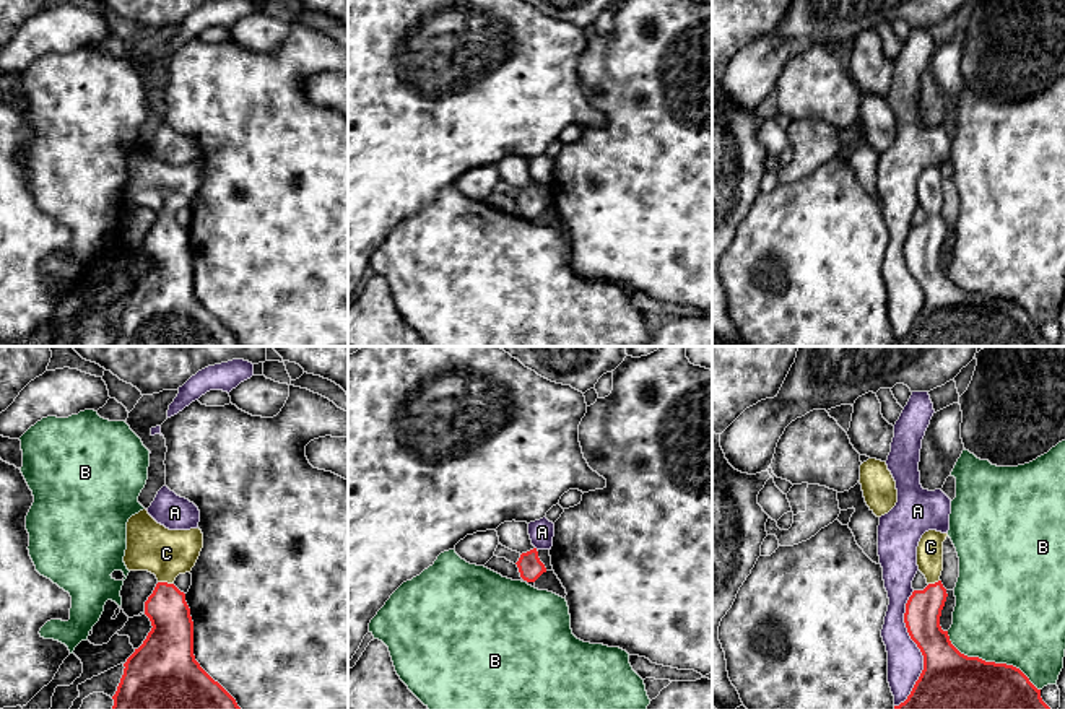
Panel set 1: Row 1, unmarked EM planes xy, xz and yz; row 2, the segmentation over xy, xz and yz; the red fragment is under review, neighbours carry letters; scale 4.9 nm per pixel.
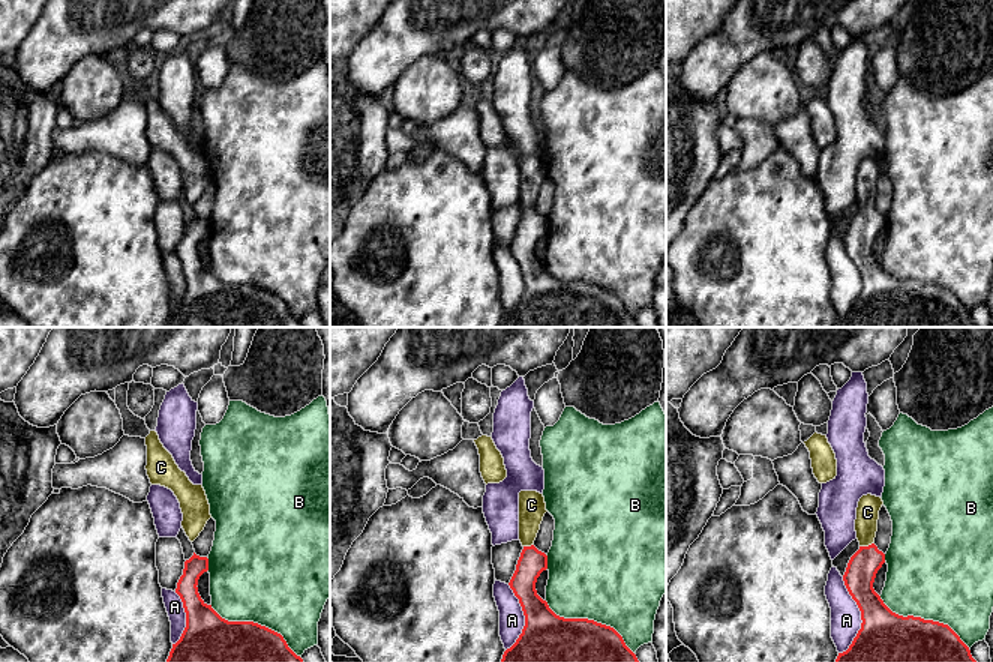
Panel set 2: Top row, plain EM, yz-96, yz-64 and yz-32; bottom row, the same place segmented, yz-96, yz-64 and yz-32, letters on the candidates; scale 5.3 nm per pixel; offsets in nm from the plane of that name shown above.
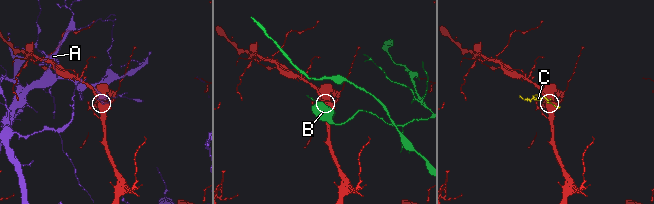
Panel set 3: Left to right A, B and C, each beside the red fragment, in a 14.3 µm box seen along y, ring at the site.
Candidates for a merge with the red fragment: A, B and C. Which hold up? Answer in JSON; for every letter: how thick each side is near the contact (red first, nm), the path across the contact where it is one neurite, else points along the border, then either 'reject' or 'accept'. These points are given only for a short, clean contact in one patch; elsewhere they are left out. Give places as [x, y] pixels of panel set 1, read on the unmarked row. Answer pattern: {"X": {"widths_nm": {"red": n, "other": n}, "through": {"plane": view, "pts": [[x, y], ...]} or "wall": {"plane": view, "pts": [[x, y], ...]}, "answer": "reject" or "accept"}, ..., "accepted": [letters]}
{"A": {"widths_nm": {"red": 360, "other": 180}, "answer": "reject"}, "B": {"widths_nm": {"red": 500, "other": 480}, "answer": "reject"}, "C": {"widths_nm": {"red": 200, "other": 240}, "through": {"plane": "xy", "pts": [[173, 264], [166, 244], [166, 218], [166, 189]]}, "answer": "accept"}, "accepted": ["C"]}

